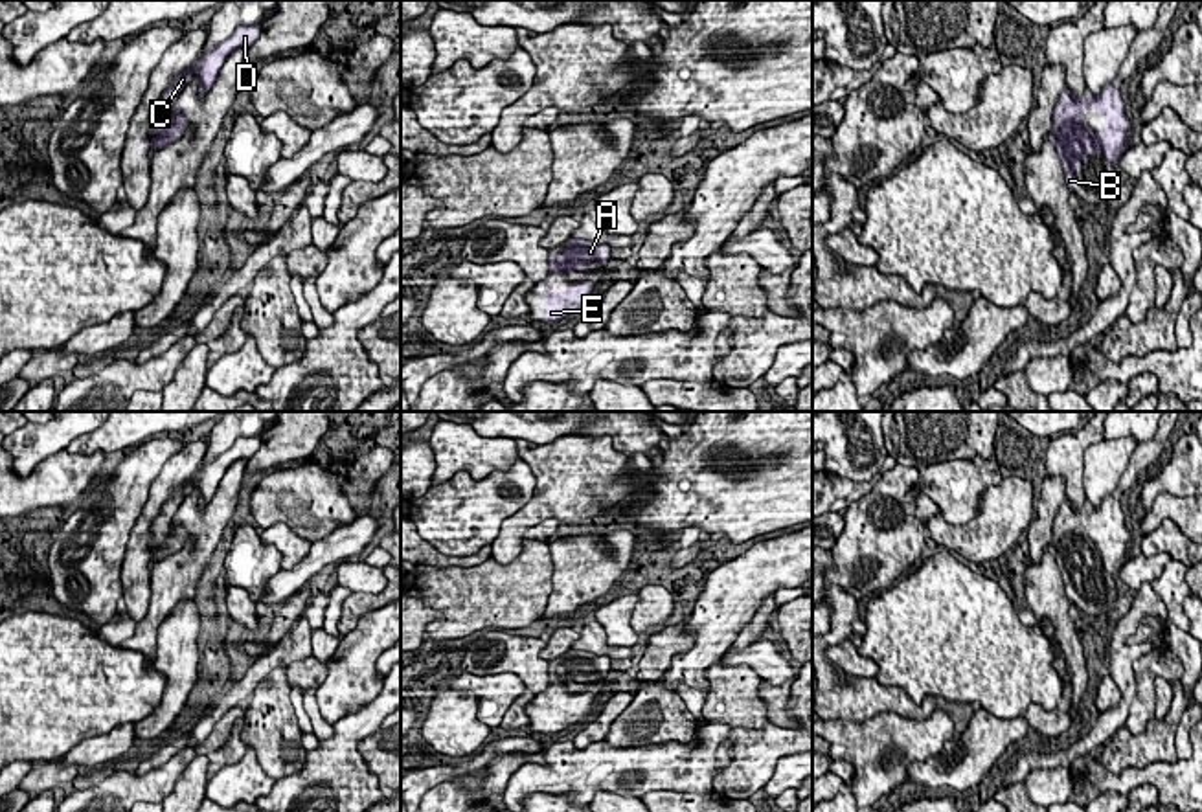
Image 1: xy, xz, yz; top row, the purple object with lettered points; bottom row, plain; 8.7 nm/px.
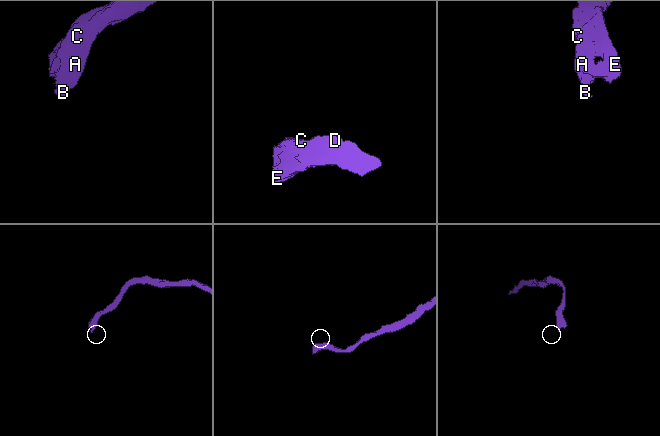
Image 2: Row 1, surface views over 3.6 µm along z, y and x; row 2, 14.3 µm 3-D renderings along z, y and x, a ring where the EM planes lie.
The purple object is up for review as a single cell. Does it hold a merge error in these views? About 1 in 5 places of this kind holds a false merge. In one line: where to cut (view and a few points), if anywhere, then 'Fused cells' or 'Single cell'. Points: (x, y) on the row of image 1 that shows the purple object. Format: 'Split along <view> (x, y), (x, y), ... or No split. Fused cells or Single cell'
No split. Single cell

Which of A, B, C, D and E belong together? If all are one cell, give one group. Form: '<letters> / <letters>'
A B C D E

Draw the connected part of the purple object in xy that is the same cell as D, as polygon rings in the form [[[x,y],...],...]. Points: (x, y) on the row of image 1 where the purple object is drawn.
[[[261,24],[235,28],[235,31],[226,40],[219,42],[215,50],[208,51],[195,66],[184,70],[173,81],[151,114],[154,119],[153,129],[158,132],[156,138],[151,138],[151,154],[182,138],[184,129],[189,127],[189,121],[173,108],[189,77],[195,72],[198,73],[198,97],[204,99],[228,55],[239,48],[250,48],[259,39],[259,33]]]

